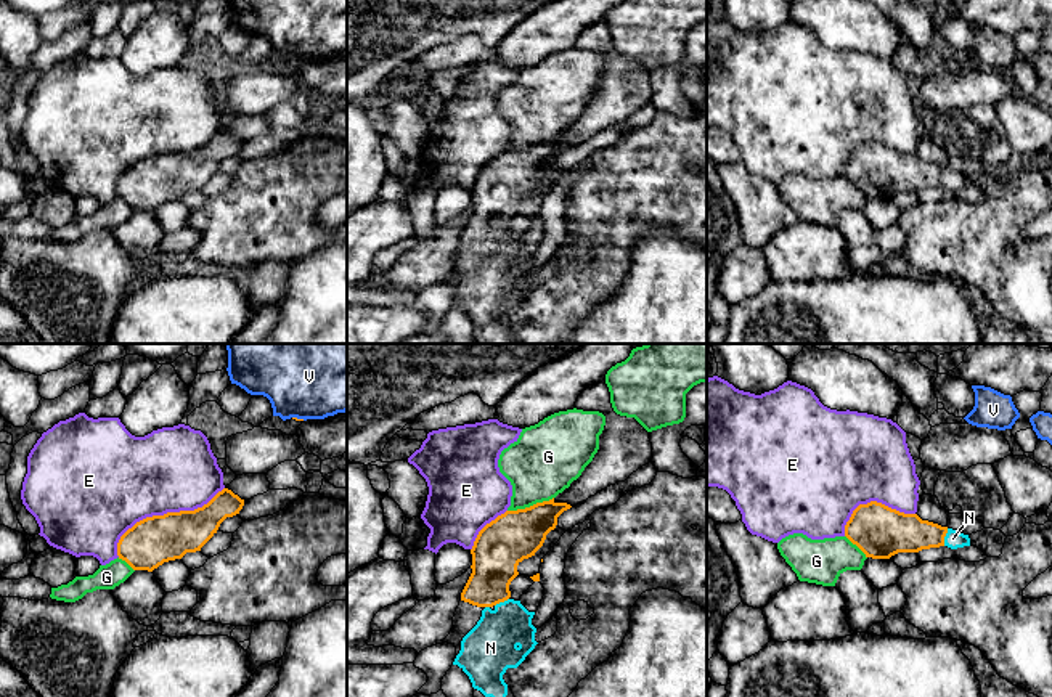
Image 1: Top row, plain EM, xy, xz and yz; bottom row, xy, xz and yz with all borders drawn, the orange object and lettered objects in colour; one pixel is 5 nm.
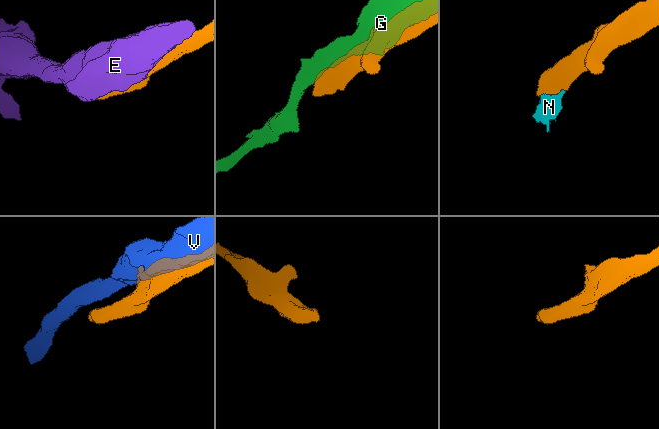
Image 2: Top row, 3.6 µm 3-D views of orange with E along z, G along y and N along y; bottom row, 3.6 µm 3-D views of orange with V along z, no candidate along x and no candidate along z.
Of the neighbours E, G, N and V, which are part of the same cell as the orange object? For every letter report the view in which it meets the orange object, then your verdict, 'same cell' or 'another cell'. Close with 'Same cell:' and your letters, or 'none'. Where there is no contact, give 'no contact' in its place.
E: xy | another cell
G: xz | another cell
N: yz | same cell
V: xy | another cell
Same cell: N

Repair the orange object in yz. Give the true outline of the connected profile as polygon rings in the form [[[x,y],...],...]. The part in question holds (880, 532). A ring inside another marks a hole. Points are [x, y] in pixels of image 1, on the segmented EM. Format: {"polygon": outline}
{"polygon": [[[877,501],[859,504],[853,511],[845,525],[845,536],[872,559],[890,559],[898,552],[919,552],[940,546],[951,549],[970,546],[968,535]]]}

